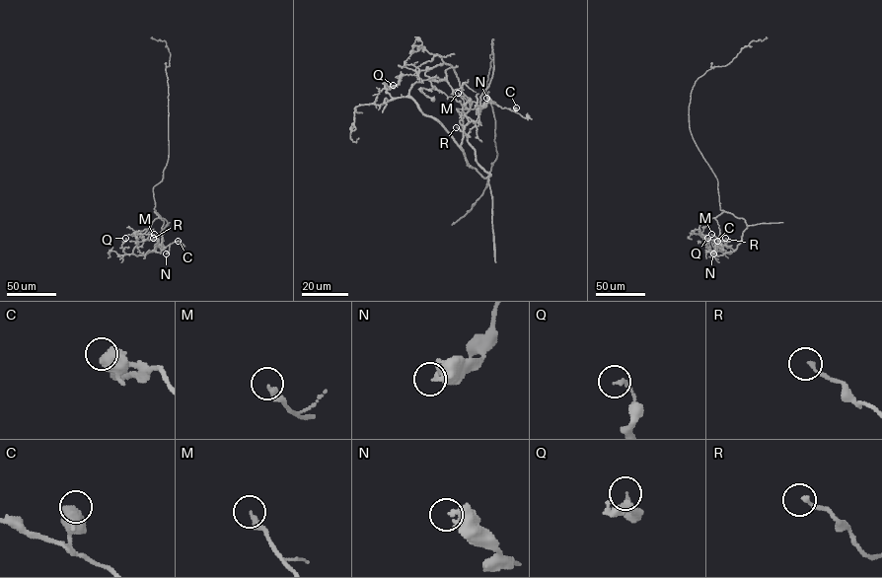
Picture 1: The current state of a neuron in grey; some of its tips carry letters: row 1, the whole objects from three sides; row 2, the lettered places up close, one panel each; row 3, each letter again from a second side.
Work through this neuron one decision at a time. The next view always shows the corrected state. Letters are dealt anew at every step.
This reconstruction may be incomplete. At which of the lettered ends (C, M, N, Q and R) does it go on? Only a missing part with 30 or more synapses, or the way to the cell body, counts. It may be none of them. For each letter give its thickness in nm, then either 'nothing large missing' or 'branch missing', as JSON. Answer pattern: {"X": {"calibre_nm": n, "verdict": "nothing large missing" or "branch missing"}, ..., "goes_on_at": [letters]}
{"C": {"calibre_nm": 650, "verdict": "nothing large missing"}, "M": {"calibre_nm": 280, "verdict": "nothing large missing"}, "N": {"calibre_nm": 360, "verdict": "nothing large missing"}, "Q": {"calibre_nm": 150, "verdict": "nothing large missing"}, "R": {"calibre_nm": 170, "verdict": "nothing large missing"}, "goes_on_at": []}

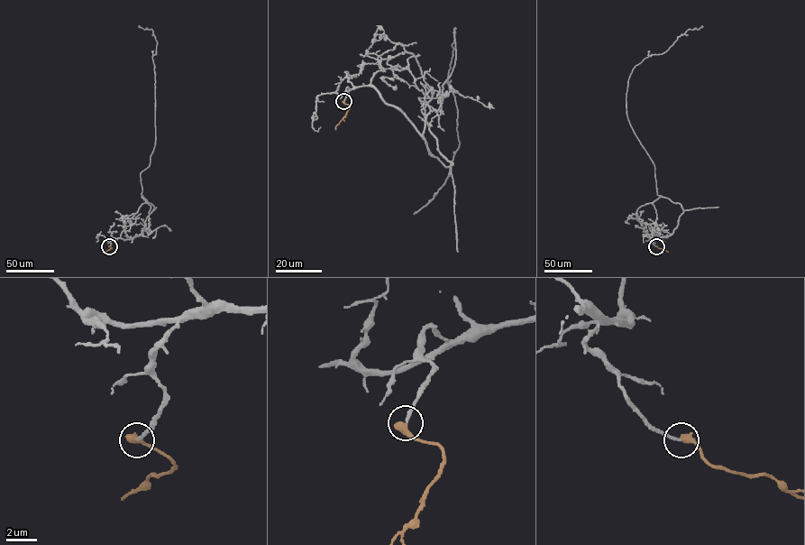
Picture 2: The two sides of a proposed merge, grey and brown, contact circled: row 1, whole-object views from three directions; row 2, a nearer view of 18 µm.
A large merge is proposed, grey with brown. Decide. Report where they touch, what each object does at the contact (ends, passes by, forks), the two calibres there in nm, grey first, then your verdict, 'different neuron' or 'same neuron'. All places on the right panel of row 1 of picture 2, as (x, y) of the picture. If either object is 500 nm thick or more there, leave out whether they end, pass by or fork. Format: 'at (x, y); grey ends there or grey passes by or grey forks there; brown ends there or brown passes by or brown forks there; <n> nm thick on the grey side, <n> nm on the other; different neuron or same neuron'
at (656, 246); 200 nm thick on the grey side, 500 nm on the other; same neuron

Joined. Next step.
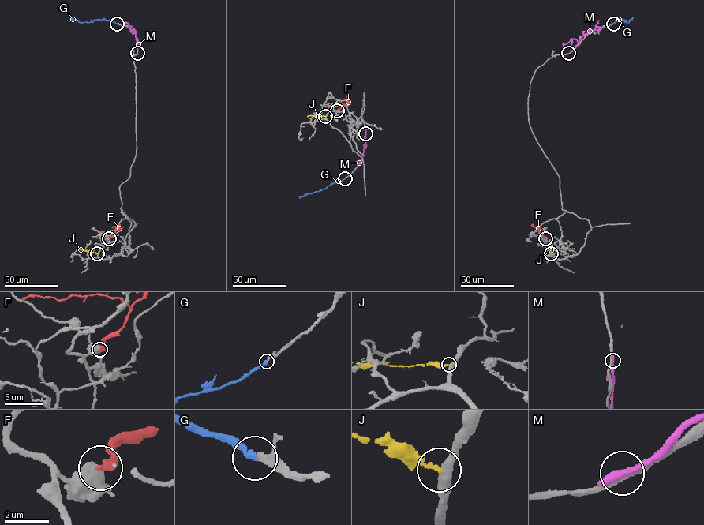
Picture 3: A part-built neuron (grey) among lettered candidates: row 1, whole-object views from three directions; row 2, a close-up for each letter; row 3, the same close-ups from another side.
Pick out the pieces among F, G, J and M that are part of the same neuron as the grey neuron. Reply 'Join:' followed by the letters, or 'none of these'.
Join: G

